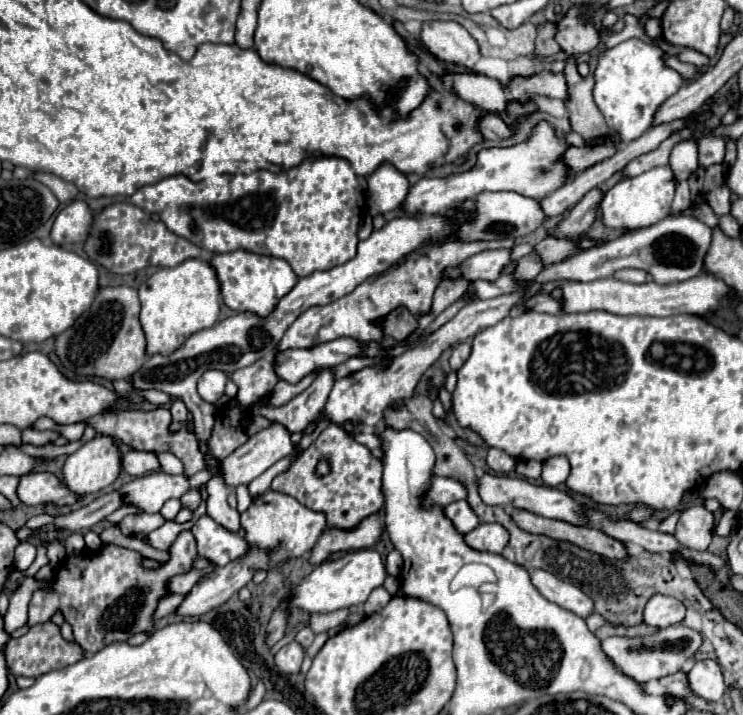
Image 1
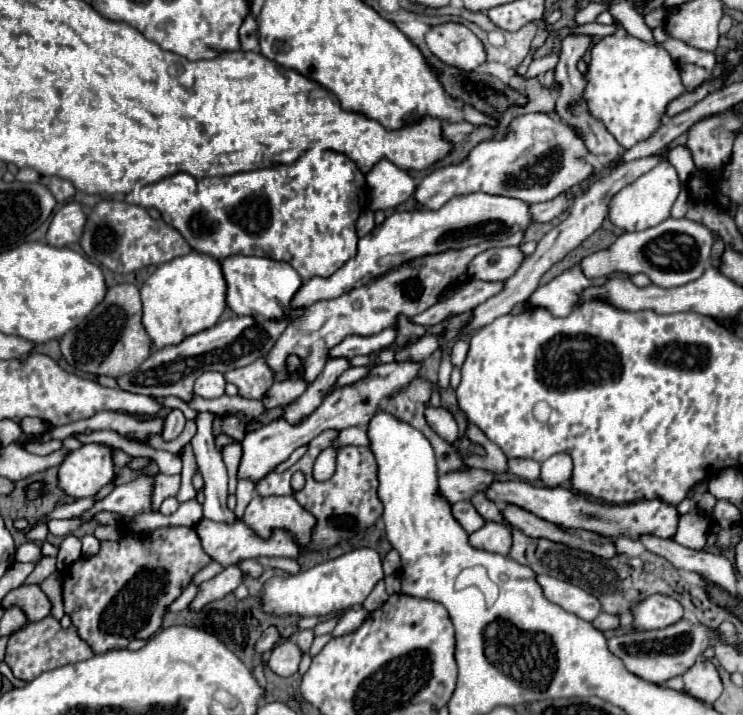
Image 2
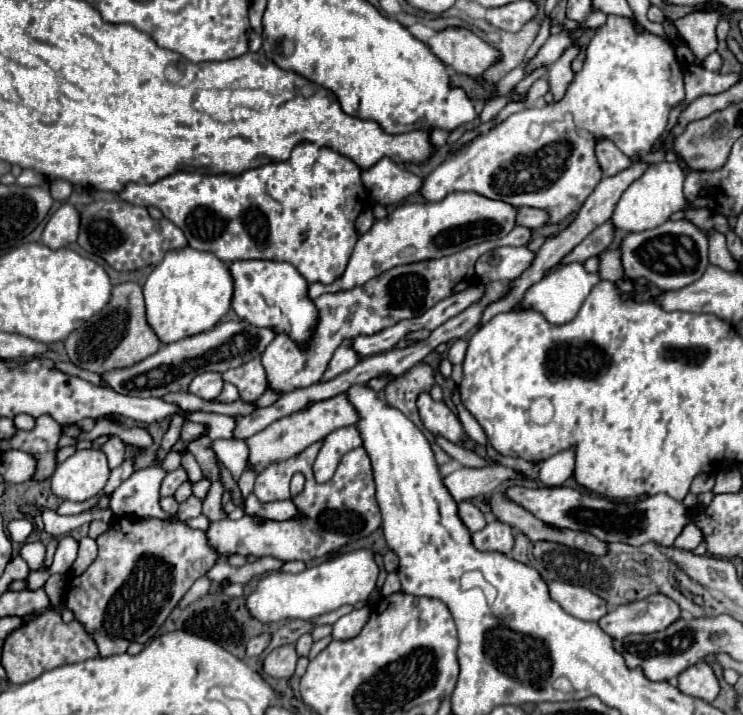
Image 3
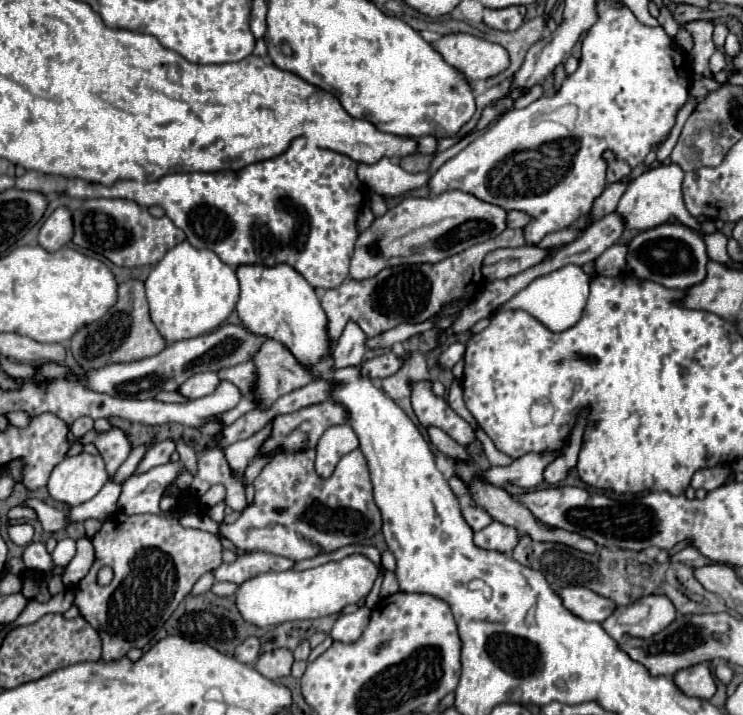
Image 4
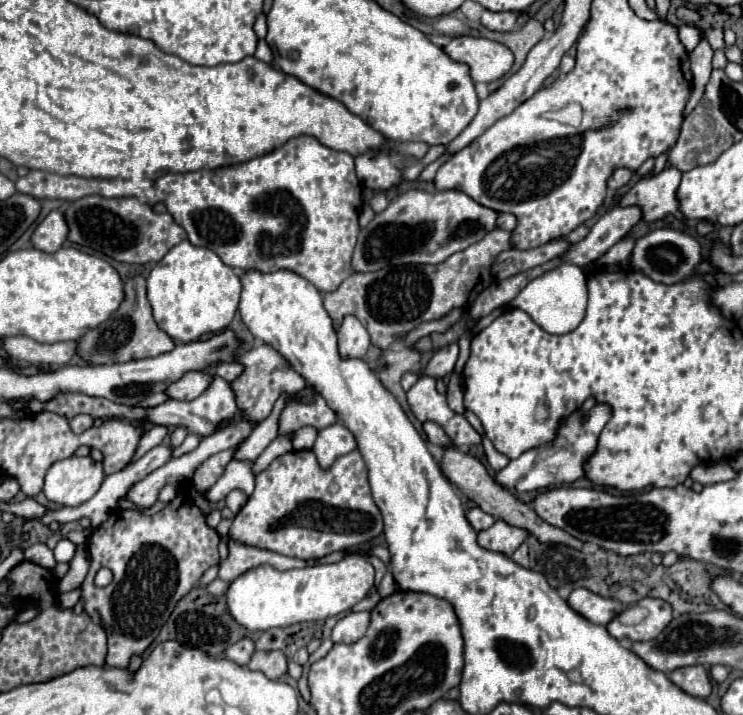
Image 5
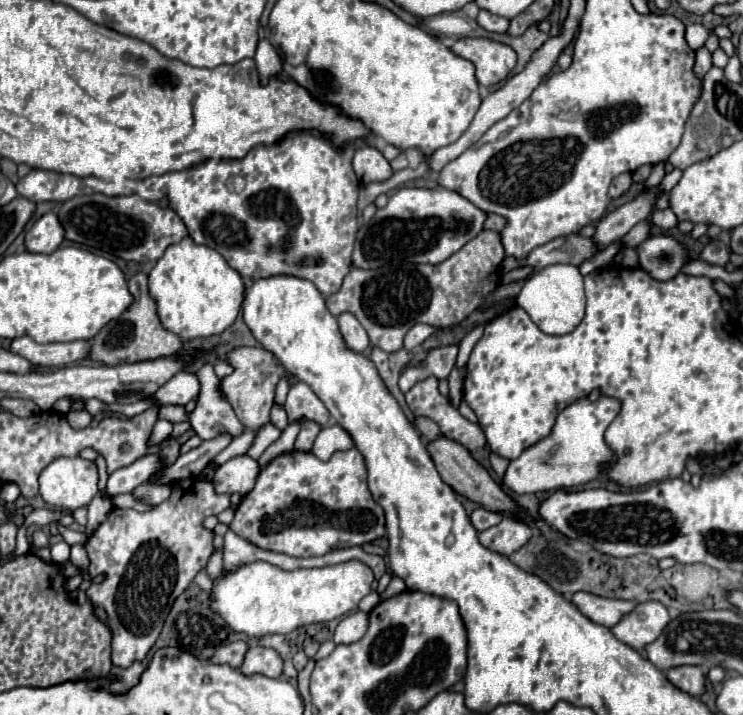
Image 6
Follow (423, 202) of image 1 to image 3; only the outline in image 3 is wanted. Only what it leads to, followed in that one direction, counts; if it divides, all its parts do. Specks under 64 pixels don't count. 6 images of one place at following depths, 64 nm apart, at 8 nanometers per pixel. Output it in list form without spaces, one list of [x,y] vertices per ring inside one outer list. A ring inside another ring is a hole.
[[[608,16],[608,22],[594,30],[594,36],[586,46],[584,68],[576,74],[574,84],[570,84],[566,96],[560,102],[542,108],[526,108],[506,118],[490,132],[480,134],[476,140],[472,140],[468,150],[458,152],[454,158],[430,172],[424,178],[420,194],[426,202],[438,202],[450,192],[478,192],[486,198],[506,200],[518,208],[546,208],[550,212],[550,222],[560,222],[568,214],[576,212],[590,196],[598,180],[602,180],[602,170],[594,156],[594,140],[610,138],[630,160],[644,156],[666,132],[670,110],[684,100],[682,74],[682,64],[678,62],[668,40],[662,40],[650,32],[638,34],[628,18]],[[566,114],[572,114],[576,126],[558,130],[556,122],[560,122]]]

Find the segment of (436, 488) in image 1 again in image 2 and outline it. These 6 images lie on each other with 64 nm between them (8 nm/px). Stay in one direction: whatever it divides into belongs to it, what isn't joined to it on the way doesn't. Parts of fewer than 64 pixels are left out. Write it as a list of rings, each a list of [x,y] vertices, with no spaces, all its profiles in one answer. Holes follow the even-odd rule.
[[[476,468],[450,472],[450,474],[438,476],[438,492],[446,502],[454,504],[460,500],[470,500],[470,496],[478,490],[484,492],[492,480],[494,480],[494,474],[486,470],[476,470]]]

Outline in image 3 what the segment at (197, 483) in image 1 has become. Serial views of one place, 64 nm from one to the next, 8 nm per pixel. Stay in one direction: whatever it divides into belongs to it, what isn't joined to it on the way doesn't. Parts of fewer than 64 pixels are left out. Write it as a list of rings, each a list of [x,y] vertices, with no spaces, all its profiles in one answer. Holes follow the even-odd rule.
[[[178,468],[178,470],[170,472],[170,474],[162,480],[162,486],[160,486],[160,498],[164,498],[164,496],[174,496],[176,488],[178,488],[186,478],[188,478],[188,476],[186,476],[186,470],[184,470],[184,468]]]

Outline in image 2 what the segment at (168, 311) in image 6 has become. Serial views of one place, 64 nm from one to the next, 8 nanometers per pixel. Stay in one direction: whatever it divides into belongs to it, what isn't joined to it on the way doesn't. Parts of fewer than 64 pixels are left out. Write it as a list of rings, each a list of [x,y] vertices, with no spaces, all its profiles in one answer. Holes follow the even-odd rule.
[[[196,250],[174,258],[156,268],[156,272],[140,288],[142,296],[142,324],[152,340],[152,350],[180,344],[186,336],[214,326],[226,306],[226,282],[220,262]]]

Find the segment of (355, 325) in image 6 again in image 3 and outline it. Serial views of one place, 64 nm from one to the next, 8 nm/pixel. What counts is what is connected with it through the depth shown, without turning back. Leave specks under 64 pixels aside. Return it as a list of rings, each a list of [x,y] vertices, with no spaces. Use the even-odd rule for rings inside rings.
[[[344,340],[342,346],[334,352],[334,356],[332,356],[332,360],[330,360],[330,364],[328,364],[320,382],[332,380],[334,376],[338,376],[338,374],[354,368],[354,364],[358,364],[358,354],[354,350],[350,350],[350,342],[352,340]]]

